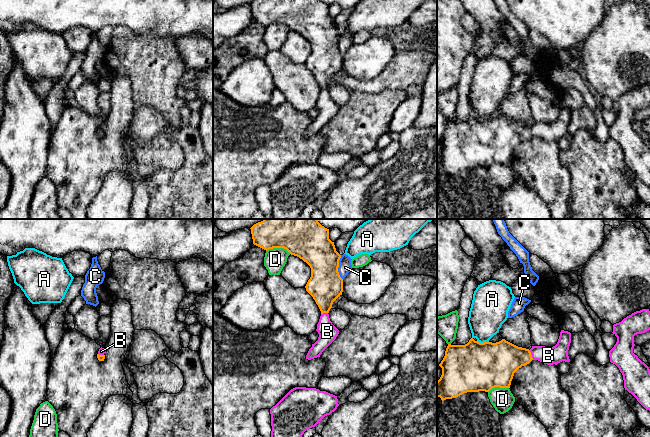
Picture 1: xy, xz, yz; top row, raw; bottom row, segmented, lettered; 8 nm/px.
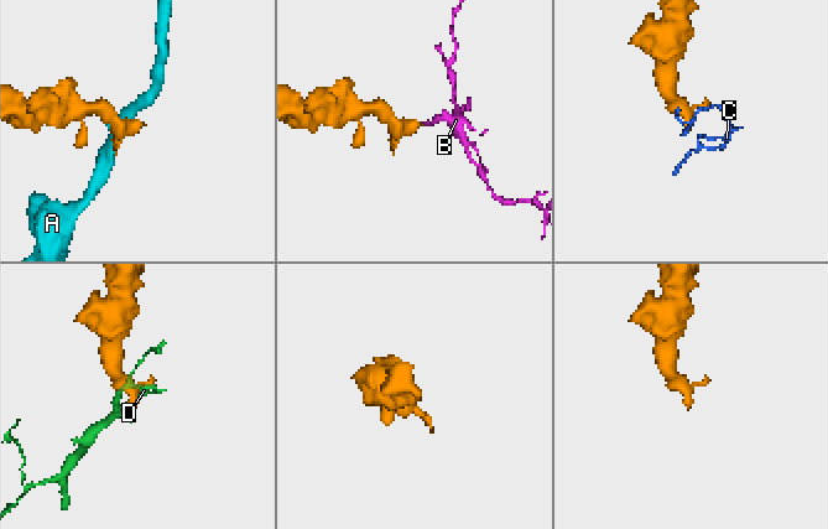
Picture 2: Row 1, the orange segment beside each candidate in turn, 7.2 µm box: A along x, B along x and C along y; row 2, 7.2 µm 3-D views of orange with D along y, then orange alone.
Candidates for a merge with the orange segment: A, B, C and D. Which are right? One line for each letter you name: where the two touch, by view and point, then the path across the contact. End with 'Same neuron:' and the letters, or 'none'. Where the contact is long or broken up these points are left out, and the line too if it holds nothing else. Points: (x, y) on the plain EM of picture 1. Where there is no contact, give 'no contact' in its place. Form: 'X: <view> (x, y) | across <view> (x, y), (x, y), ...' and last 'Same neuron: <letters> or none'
B: yz (531, 131) | across yz (502, 135), (531, 131), (548, 131)
Same neuron: B

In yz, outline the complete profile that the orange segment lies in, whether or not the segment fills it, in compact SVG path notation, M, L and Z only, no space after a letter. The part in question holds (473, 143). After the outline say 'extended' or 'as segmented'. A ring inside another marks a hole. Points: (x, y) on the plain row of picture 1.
M561 106L555 122L532 122L530 126L505 115L480 119L471 114L465 121L448 120L439 140L442 151L437 157L437 173L443 177L467 168L510 164L514 149L532 136L547 141L570 138L570 119L571 109Z; extended

